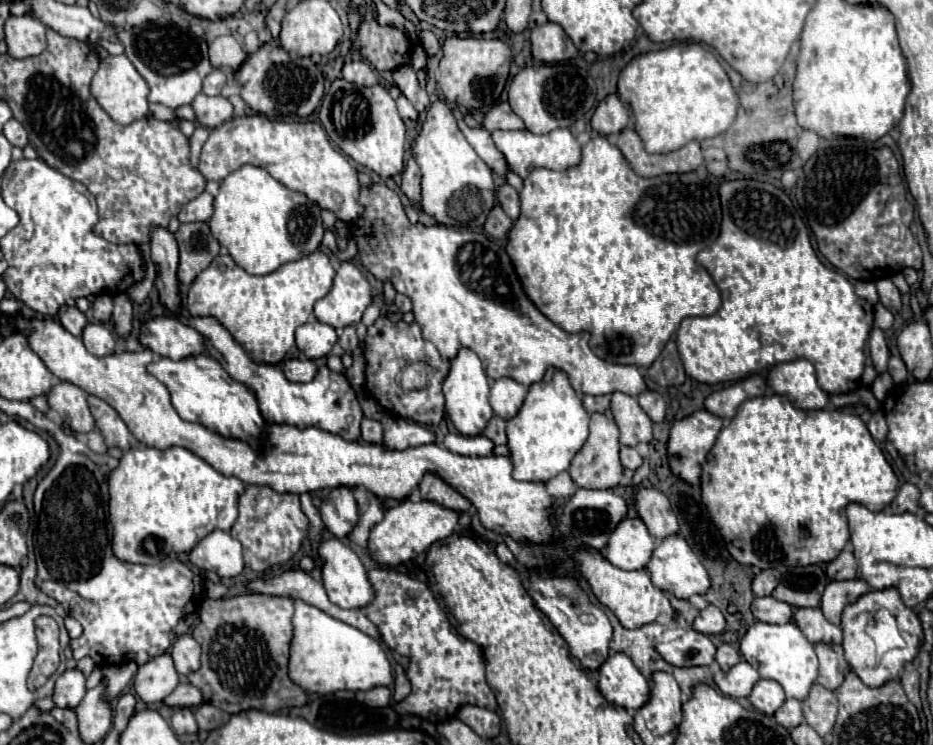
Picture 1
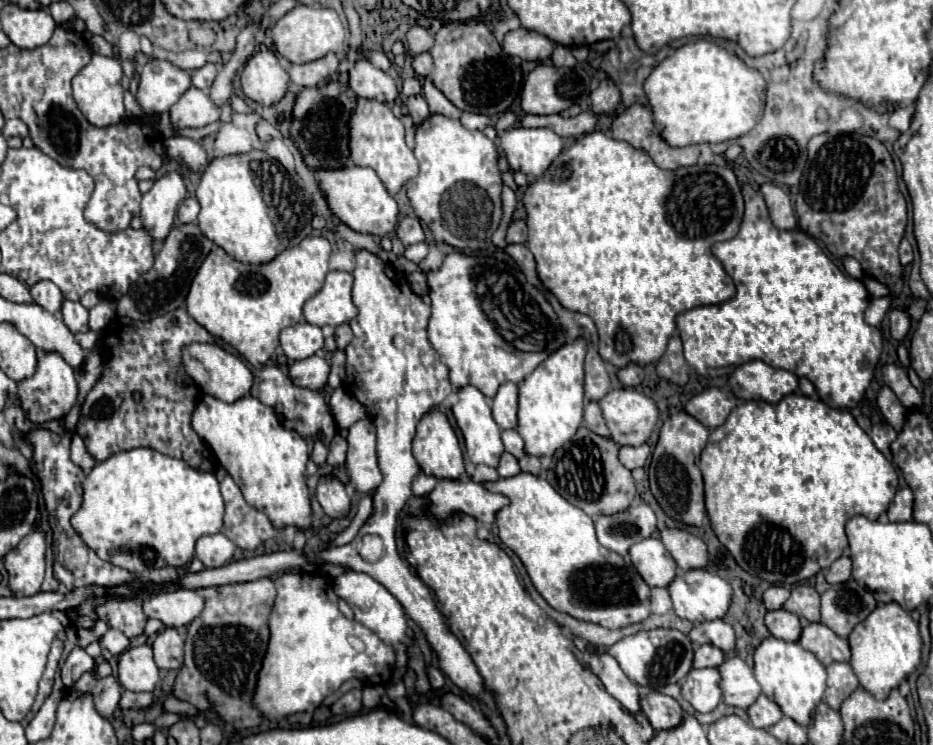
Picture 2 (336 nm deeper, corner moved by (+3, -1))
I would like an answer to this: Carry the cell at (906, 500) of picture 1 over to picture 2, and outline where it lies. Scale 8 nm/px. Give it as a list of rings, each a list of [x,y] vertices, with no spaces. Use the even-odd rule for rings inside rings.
[[[902,488],[896,492],[894,502],[888,508],[888,518],[890,522],[912,520],[912,490],[910,488]]]

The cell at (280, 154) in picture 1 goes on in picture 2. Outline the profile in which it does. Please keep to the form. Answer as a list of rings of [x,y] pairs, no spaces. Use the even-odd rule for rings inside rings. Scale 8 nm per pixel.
[[[348,166],[348,168],[336,168],[336,170],[320,170],[318,182],[320,182],[320,188],[324,192],[330,212],[354,232],[384,236],[396,228],[398,204],[386,192],[384,184],[380,182],[380,178],[376,176],[372,168]]]

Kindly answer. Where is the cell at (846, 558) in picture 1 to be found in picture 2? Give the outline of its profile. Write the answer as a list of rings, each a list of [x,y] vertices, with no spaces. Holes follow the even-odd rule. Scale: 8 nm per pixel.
[[[848,554],[840,556],[830,568],[824,570],[826,582],[828,582],[828,584],[840,584],[840,582],[846,582],[846,580],[850,578],[850,568],[852,568],[850,556],[848,556]]]

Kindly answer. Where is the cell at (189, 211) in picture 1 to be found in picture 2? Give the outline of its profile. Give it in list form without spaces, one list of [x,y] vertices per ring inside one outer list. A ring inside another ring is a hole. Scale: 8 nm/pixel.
[[[186,198],[180,208],[178,208],[178,220],[180,222],[196,222],[198,218],[198,212],[200,212],[200,204],[196,198]]]

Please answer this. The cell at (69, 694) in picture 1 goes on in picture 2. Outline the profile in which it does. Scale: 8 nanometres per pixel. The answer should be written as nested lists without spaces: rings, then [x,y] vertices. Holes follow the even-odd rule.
[[[74,648],[62,666],[62,684],[66,688],[72,688],[80,680],[80,676],[92,668],[94,660],[82,648]]]

